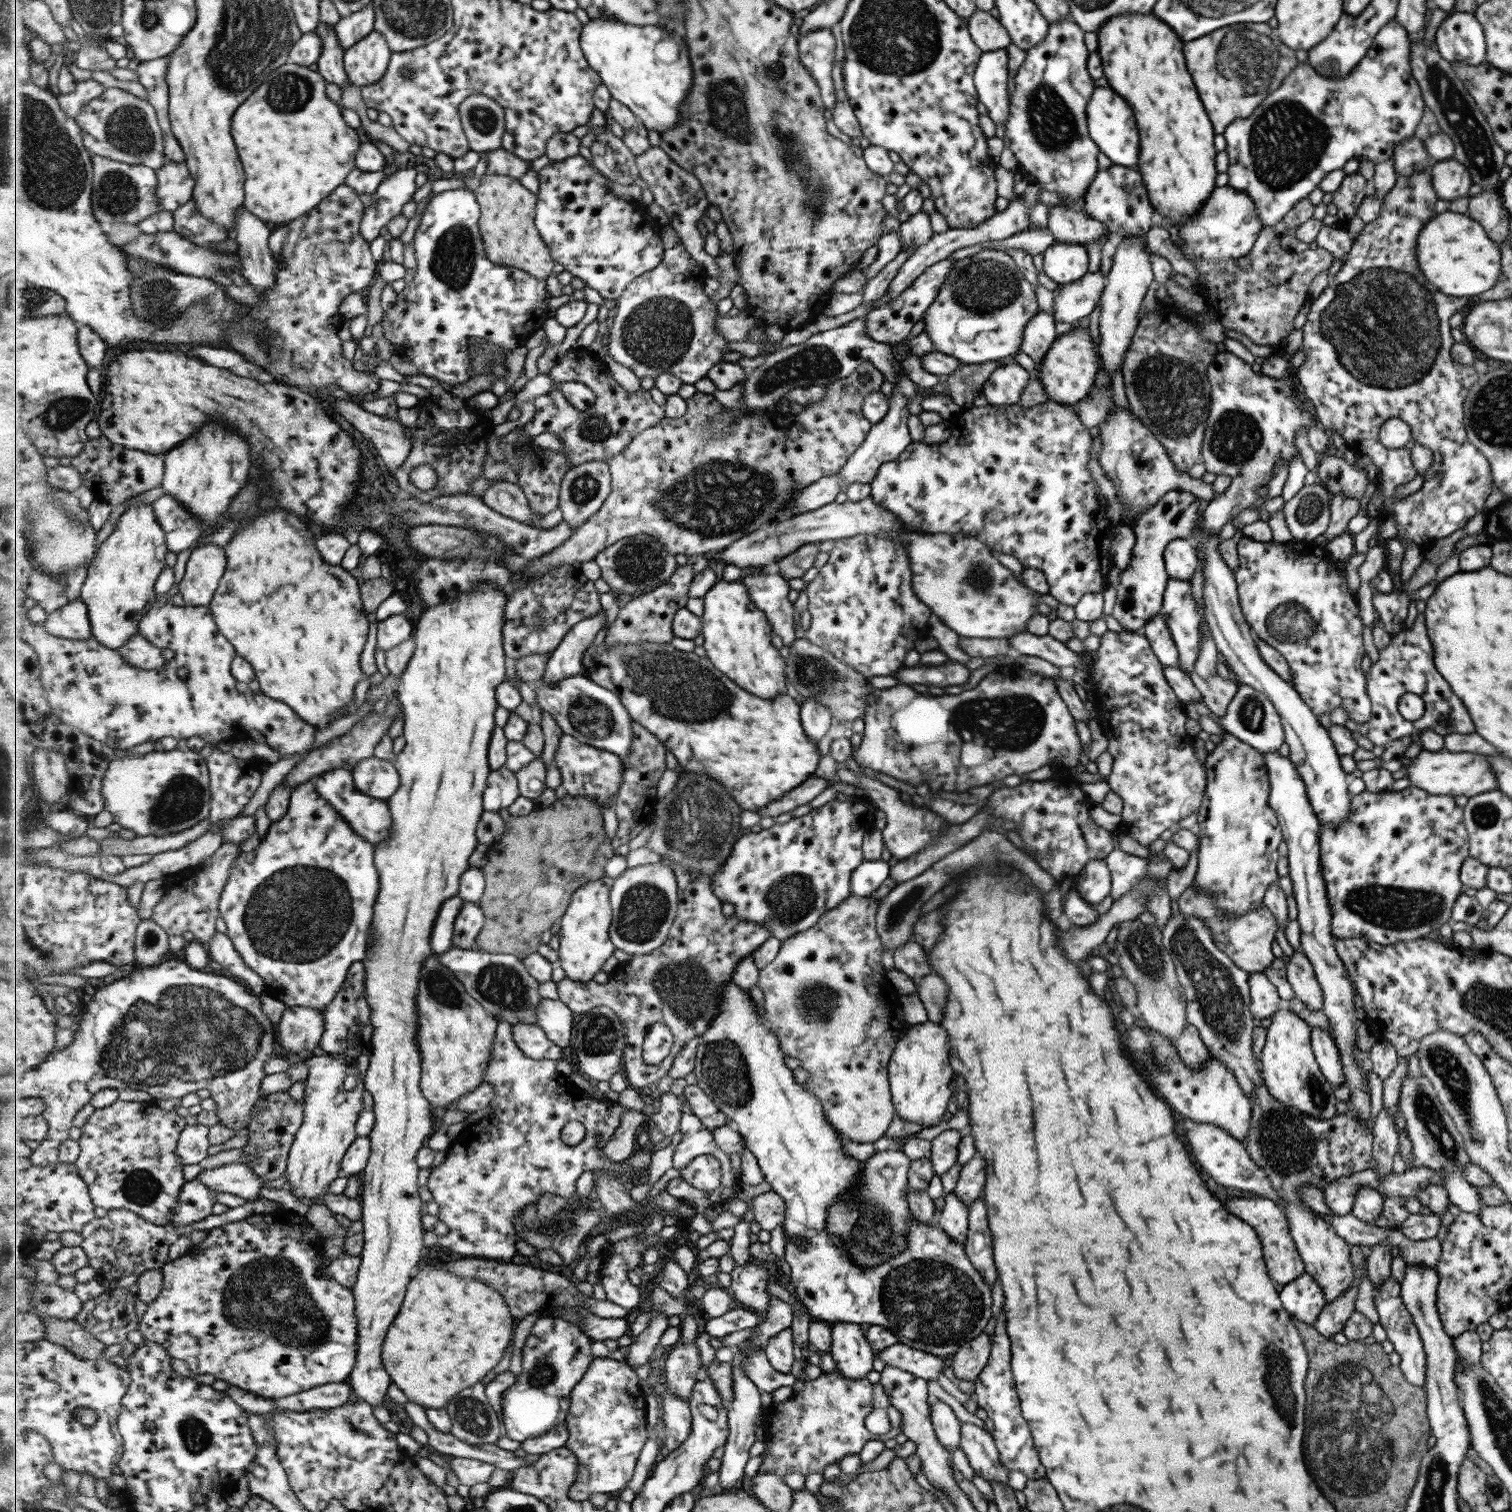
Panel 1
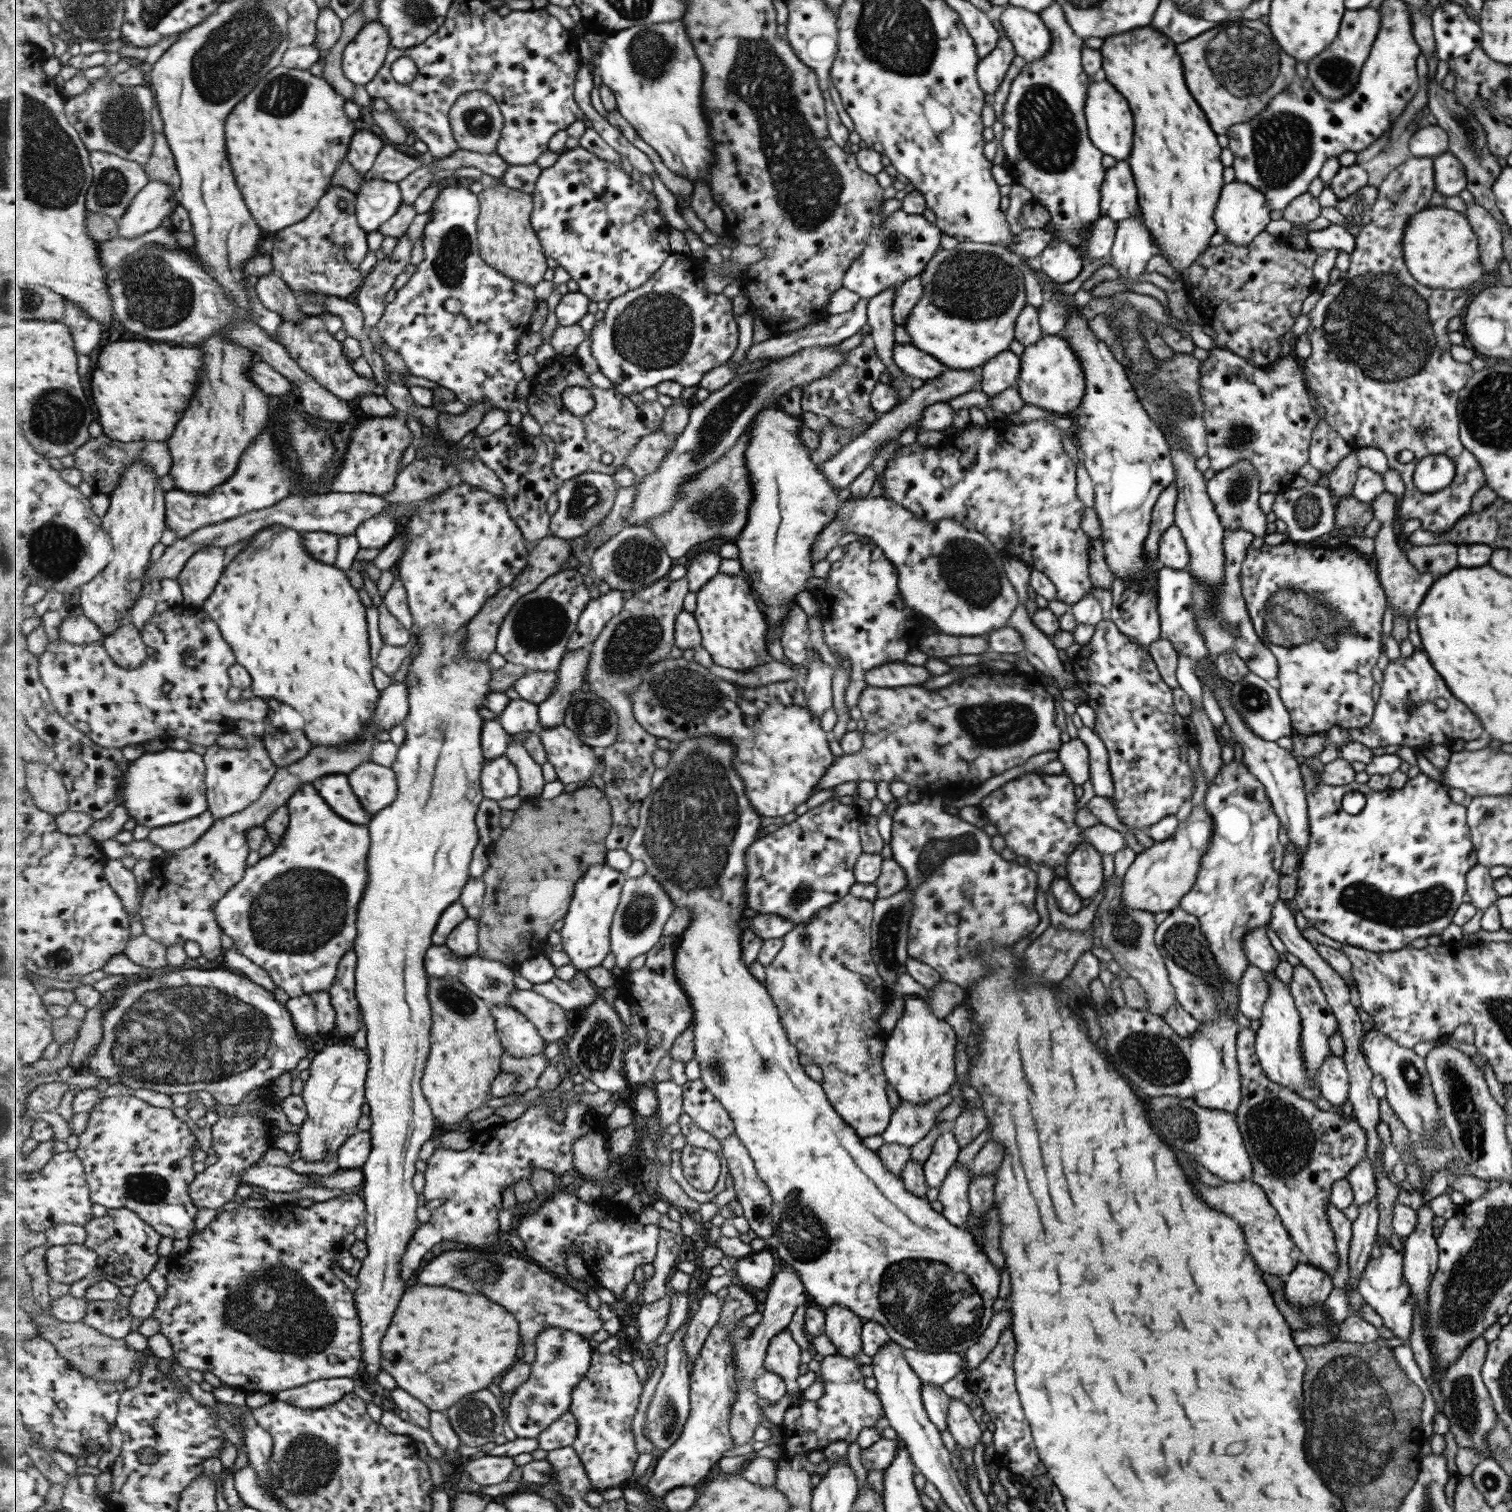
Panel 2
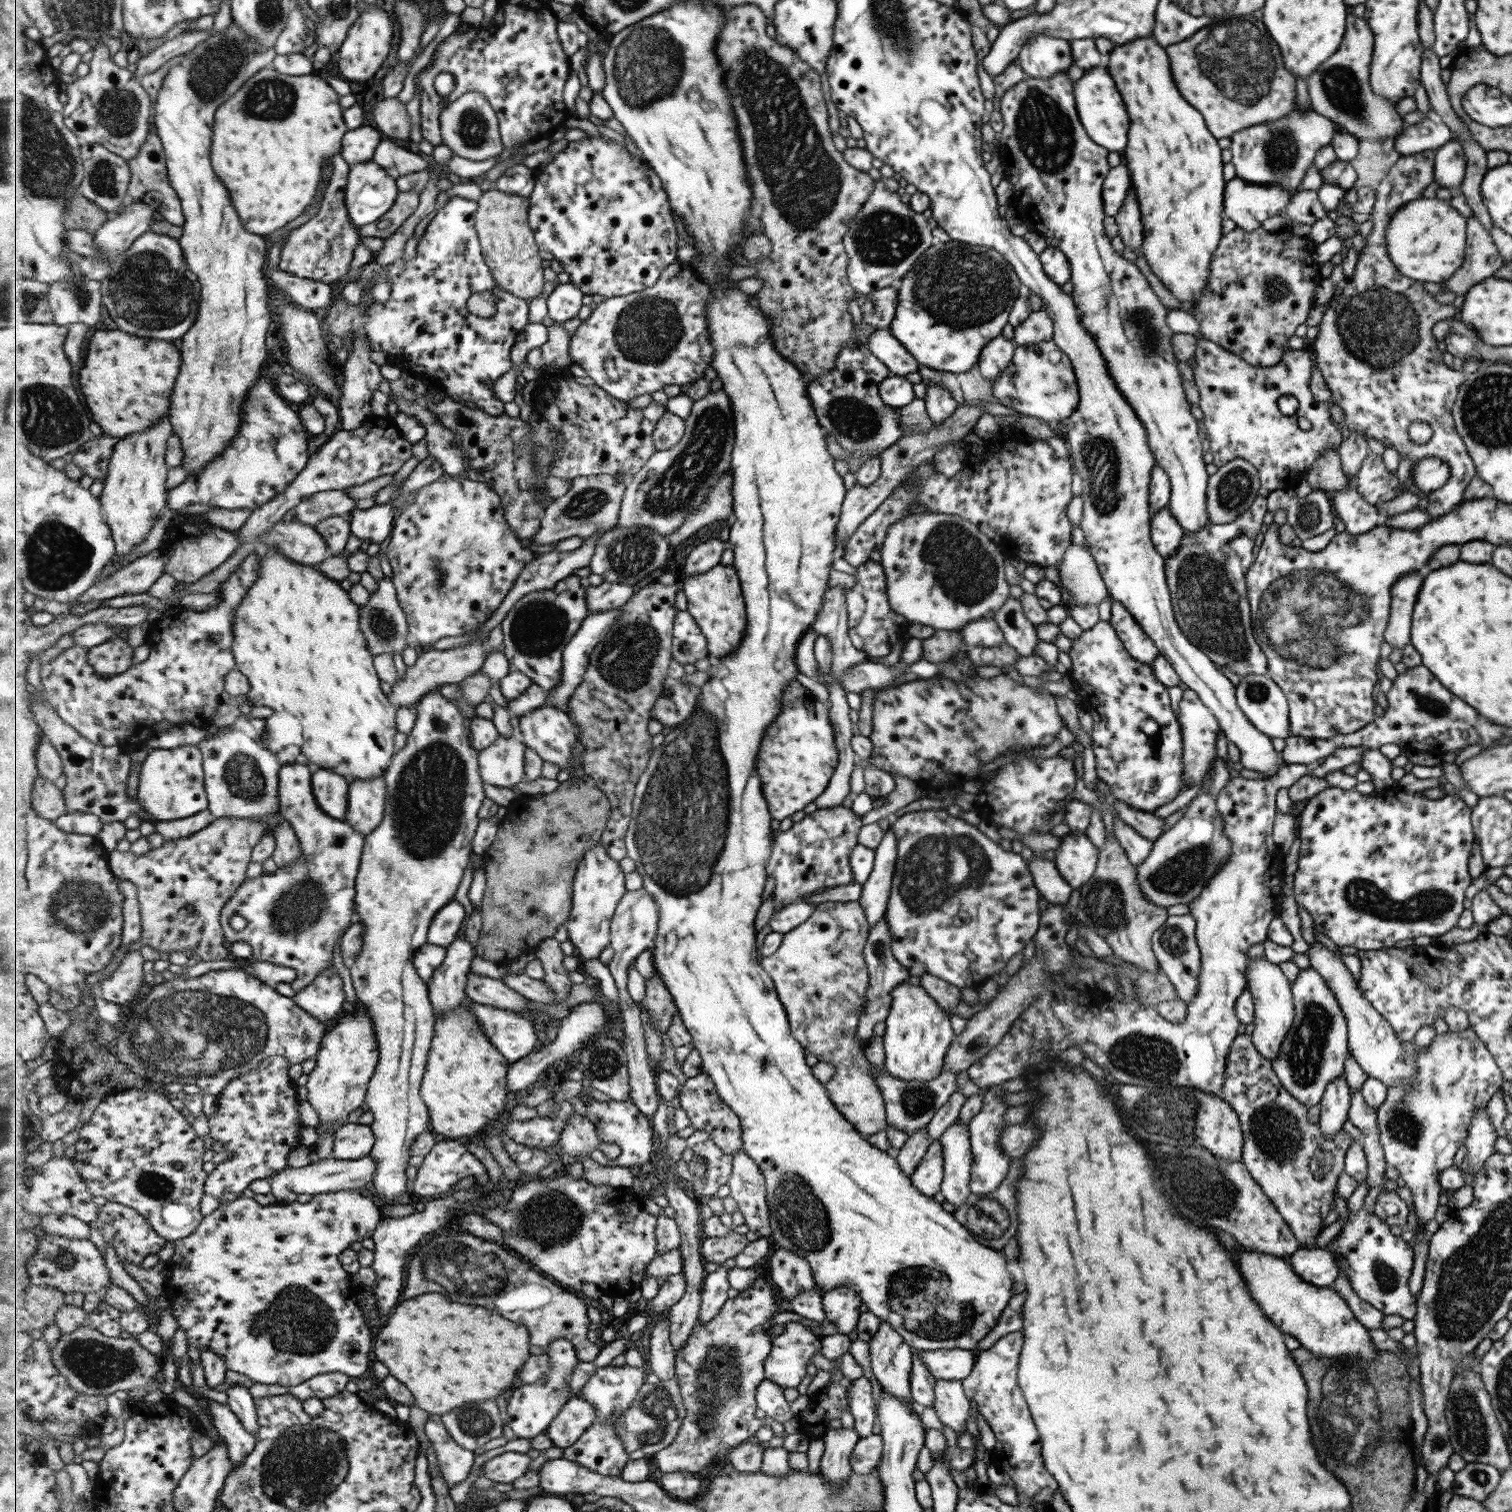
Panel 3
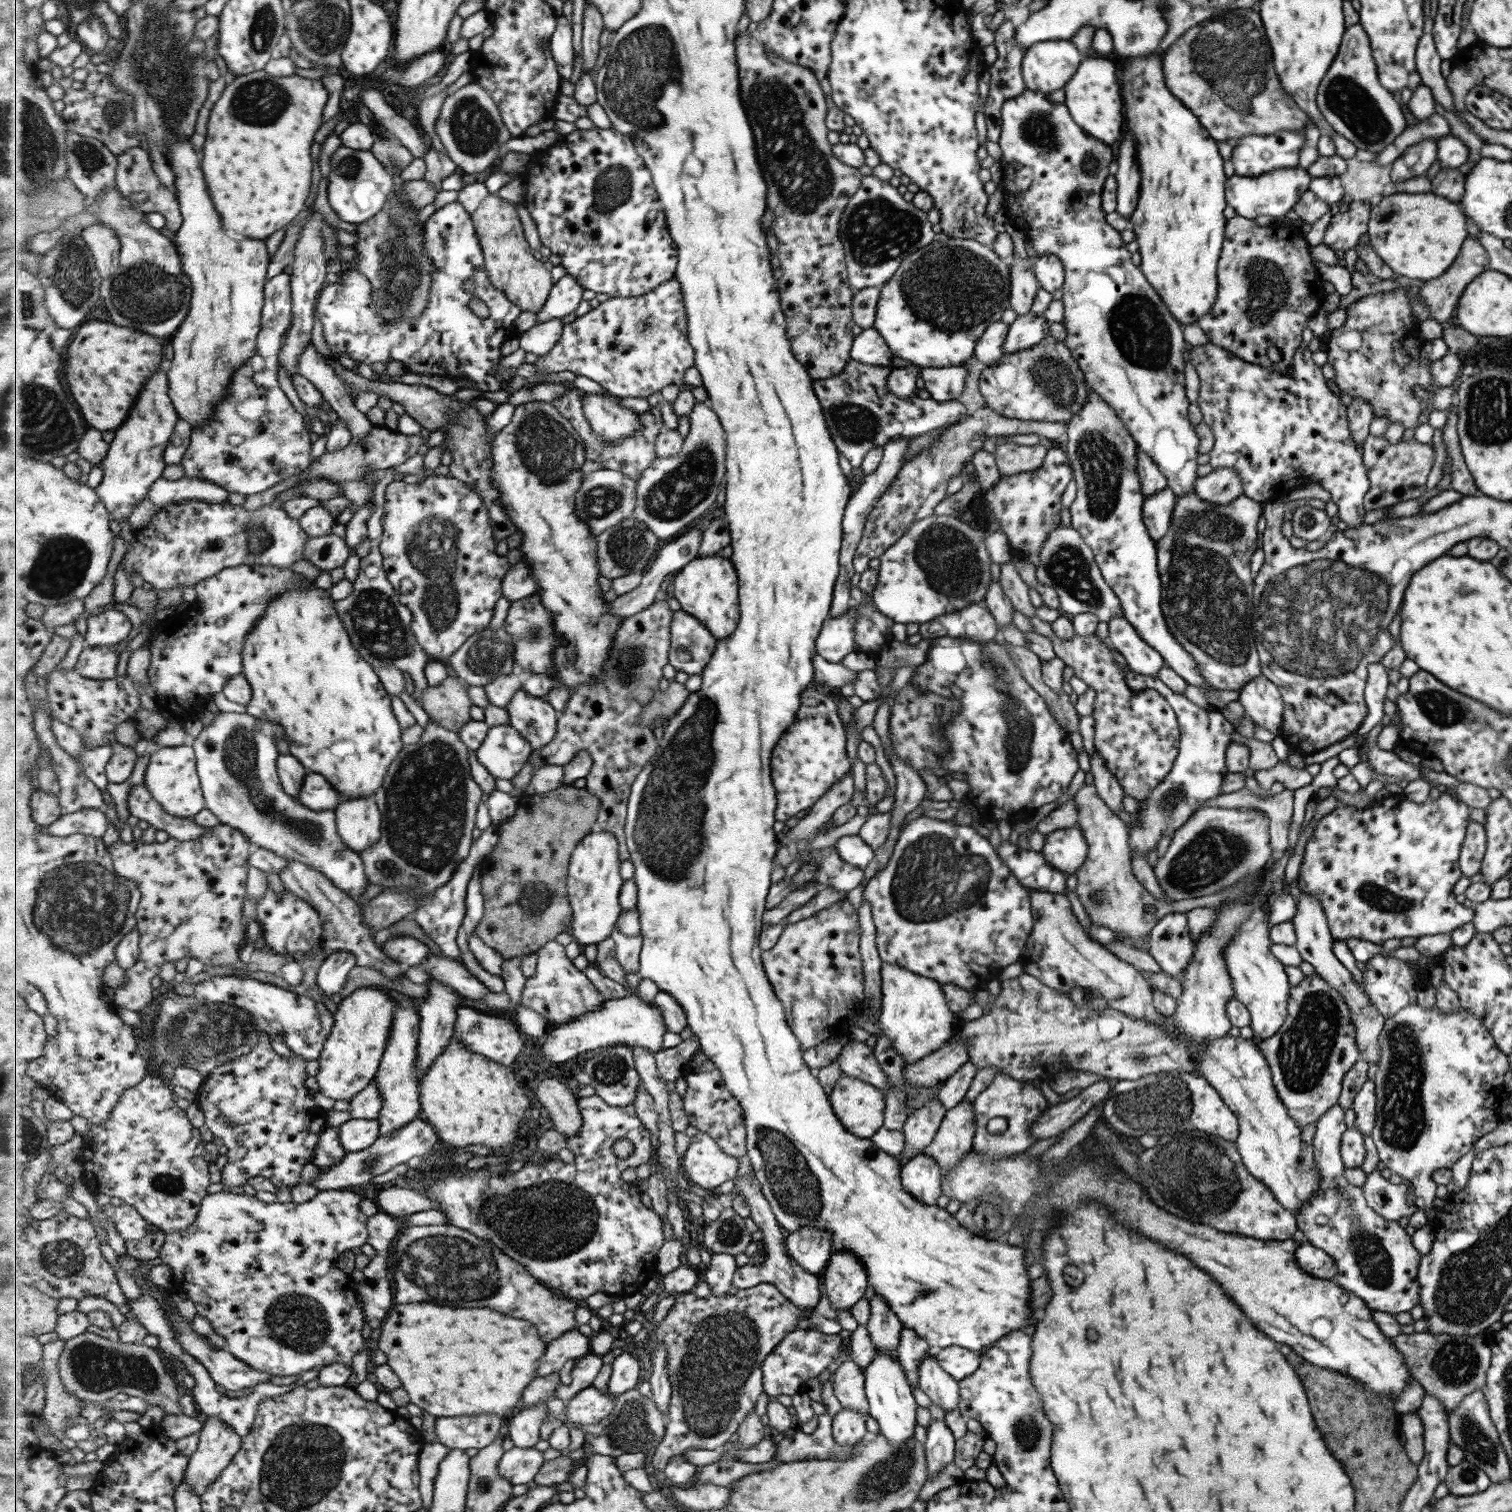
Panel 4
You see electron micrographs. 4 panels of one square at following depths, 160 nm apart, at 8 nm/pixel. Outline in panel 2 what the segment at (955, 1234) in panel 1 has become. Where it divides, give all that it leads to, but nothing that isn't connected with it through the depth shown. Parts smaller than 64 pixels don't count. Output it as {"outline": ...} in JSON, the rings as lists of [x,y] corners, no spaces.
{"outline":[[[951,1165],[945,1179],[938,1186],[937,1201],[943,1206],[940,1214],[955,1228],[964,1229],[968,1220],[968,1213],[970,1213],[969,1178],[970,1172],[968,1168],[965,1168],[965,1165]]]}

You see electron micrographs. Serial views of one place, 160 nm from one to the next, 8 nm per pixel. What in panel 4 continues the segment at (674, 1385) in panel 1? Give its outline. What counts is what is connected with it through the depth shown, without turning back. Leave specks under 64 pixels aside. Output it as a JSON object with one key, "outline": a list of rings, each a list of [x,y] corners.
{"outline":[[[711,1254],[712,1261],[702,1270],[702,1278],[709,1284],[711,1295],[723,1296],[733,1284],[737,1272],[737,1260],[731,1254]]]}

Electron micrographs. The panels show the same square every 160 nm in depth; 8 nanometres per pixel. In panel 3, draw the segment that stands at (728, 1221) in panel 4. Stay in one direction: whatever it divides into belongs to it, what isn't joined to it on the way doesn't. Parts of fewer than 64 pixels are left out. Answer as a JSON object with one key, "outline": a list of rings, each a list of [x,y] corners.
{"outline":[[[729,1232],[725,1236],[705,1237],[702,1243],[702,1254],[705,1262],[721,1266],[727,1260],[735,1259],[747,1246],[749,1240],[739,1232]]]}

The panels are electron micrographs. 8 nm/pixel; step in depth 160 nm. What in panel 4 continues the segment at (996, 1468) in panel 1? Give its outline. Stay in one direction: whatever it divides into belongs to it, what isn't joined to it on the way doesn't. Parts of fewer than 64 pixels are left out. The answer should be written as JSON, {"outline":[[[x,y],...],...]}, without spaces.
{"outline":[[[930,1349],[917,1365],[916,1382],[918,1387],[933,1402],[948,1411],[957,1409],[958,1384],[939,1365],[935,1356],[935,1349]]]}

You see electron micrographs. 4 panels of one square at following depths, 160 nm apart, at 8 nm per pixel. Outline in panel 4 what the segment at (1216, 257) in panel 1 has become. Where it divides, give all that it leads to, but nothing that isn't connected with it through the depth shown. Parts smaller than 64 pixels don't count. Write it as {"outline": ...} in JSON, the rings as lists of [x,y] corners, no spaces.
{"outline":[[[1298,166],[1270,170],[1268,173],[1252,177],[1233,174],[1226,178],[1224,199],[1227,206],[1231,206],[1237,215],[1247,220],[1256,219],[1257,216],[1283,217],[1308,189],[1310,179],[1308,172]]]}

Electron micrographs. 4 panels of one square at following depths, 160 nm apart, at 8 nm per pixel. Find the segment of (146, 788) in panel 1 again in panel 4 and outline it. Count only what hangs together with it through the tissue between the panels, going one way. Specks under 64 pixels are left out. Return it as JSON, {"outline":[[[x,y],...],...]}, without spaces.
{"outline":[[[191,744],[151,749],[143,784],[150,790],[154,799],[158,800],[168,813],[173,813],[173,816],[193,818],[206,809],[196,750]]]}

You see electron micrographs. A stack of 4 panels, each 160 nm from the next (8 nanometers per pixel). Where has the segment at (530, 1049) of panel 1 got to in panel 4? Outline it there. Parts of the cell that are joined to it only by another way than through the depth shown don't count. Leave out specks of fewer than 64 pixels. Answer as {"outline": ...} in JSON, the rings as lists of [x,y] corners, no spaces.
{"outline":[[[464,1006],[457,1009],[457,1014],[454,1038],[466,1044],[473,1052],[482,1054],[508,1067],[523,1052],[525,1040],[519,1036],[519,1030],[517,1030],[519,1026],[513,1022],[513,1018],[503,1020],[503,1018],[481,1014],[481,1012],[473,1010],[473,1007],[465,1008]]]}

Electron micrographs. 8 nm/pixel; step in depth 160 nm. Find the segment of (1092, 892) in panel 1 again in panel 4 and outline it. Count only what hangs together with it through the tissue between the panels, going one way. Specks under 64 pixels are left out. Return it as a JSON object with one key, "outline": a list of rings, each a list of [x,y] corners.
{"outline":[[[1067,827],[1054,830],[1045,835],[1040,853],[1044,859],[1065,876],[1074,874],[1087,856],[1087,845],[1078,827]]]}

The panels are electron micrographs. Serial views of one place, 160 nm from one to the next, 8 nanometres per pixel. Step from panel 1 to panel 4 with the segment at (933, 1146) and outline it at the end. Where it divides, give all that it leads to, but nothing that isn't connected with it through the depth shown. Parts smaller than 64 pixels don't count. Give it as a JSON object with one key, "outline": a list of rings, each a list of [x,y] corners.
{"outline":[[[922,1152],[900,1165],[899,1181],[915,1201],[935,1205],[941,1193],[942,1169]]]}

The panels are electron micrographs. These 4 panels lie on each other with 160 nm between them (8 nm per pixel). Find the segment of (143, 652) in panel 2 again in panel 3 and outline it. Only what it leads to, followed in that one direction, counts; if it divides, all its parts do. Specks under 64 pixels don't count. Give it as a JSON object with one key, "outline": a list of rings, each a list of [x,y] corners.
{"outline":[[[121,634],[103,644],[87,649],[88,663],[102,675],[120,675],[134,664],[135,648],[129,646],[126,637]]]}

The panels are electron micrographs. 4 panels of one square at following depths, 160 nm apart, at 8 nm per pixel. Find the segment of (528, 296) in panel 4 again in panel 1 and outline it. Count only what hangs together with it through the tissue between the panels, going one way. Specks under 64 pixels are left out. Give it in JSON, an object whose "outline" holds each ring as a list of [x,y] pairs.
{"outline":[[[486,173],[482,176],[482,183],[474,190],[474,193],[482,210],[479,225],[489,261],[519,268],[525,273],[532,274],[535,278],[549,278],[553,274],[553,268],[557,262],[552,258],[553,254],[549,249],[549,244],[545,243],[545,238],[541,237],[541,230],[537,229],[536,206],[539,197],[536,193],[525,188],[517,177]]]}

